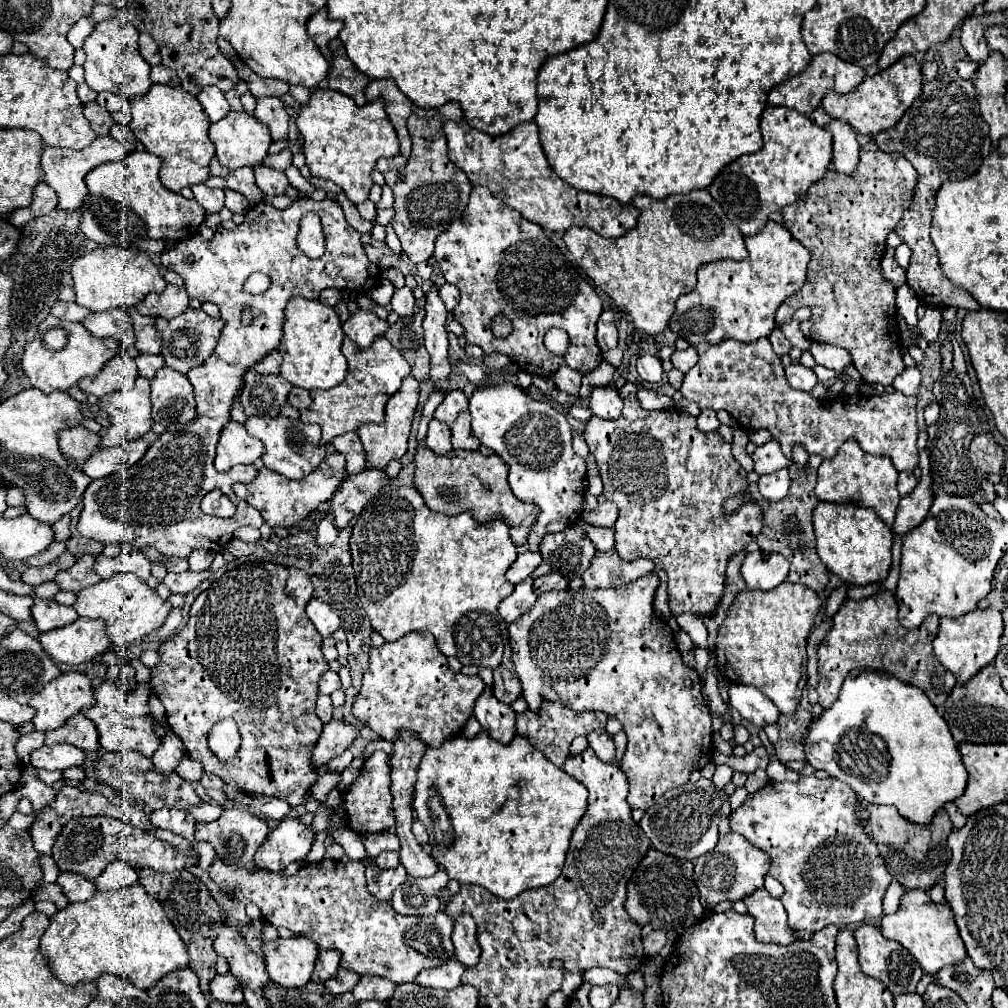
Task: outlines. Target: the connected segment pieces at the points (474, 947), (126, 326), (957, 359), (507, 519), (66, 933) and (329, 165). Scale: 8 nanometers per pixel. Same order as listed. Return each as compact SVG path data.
M461 915L461 919L455 919L455 931L453 931L453 945L455 945L455 959L465 967L473 967L479 961L481 947L475 939L475 923L469 919L469 915Z
M113 309L113 311L103 311L97 315L87 315L83 327L93 335L93 337L113 337L119 341L123 349L133 347L135 337L133 337L133 323L131 317L127 315L127 309Z
M953 334L949 335L950 337L950 341L953 345L953 365L955 367L955 369L959 372L962 373L966 373L966 363L965 363L965 359L964 359L964 355L963 352L959 345L959 343L957 342L957 340L955 339Z
M421 445L415 453L413 483L431 511L443 515L459 515L471 511L473 519L479 523L501 519L509 527L513 543L523 545L529 535L529 527L535 523L537 507L533 507L533 503L521 503L511 493L507 475L509 465L499 455L485 457L479 451L463 451L463 449L453 449L445 455L437 455L425 445Z
M131 885L119 893L97 891L93 899L69 903L63 911L57 911L41 937L41 953L49 959L53 973L73 987L113 973L147 991L167 973L185 969L189 963L187 945L167 919L161 903L147 895L141 885Z
M317 89L311 93L309 103L301 107L297 127L305 139L303 153L311 175L337 183L355 205L369 197L369 189L373 187L371 171L377 159L399 155L399 141L383 109L383 101L357 107L353 99L339 91Z

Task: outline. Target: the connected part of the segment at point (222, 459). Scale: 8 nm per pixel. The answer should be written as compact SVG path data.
M229 421L221 431L215 467L217 471L229 471L233 465L239 463L255 463L263 455L265 455L263 443L259 439L253 439L243 425Z

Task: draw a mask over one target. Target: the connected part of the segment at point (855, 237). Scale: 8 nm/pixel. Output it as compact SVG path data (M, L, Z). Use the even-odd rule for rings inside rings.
M869 141L861 147L859 165L851 175L829 169L823 179L809 187L803 199L783 209L783 225L811 251L811 261L807 267L805 285L777 309L777 325L789 323L799 307L809 307L813 315L809 321L801 323L801 333L809 341L831 343L849 351L851 361L861 373L863 381L879 383L883 387L893 383L893 379L905 369L905 363L895 309L895 287L885 279L881 271L881 259L885 253L887 235L895 229L903 211L913 203L917 179L917 171L901 153L885 153L877 147L875 141Z

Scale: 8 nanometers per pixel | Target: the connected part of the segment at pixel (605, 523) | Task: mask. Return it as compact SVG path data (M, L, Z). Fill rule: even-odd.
M605 501L601 505L597 505L593 511L585 511L583 513L583 521L593 525L593 527L613 527L615 519L617 519L617 507L611 501Z

